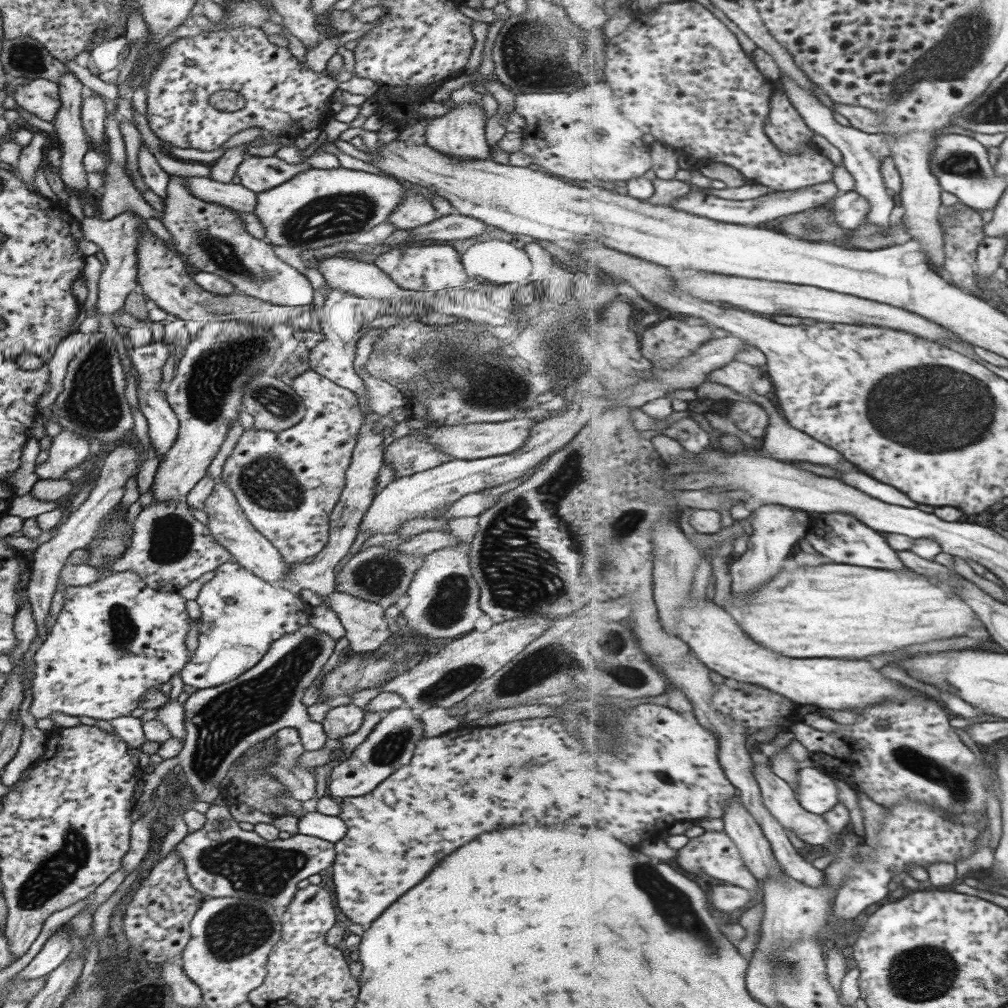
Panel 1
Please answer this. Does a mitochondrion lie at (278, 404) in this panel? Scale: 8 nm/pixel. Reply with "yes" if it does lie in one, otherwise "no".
yes

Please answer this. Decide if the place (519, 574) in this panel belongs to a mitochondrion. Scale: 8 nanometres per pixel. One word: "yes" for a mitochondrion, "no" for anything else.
yes

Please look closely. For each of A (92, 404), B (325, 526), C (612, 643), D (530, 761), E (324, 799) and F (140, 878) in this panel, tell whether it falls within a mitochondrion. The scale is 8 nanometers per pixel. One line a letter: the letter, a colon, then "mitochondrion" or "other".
A: mitochondrion
B: other
C: mitochondrion
D: mitochondrion
E: other
F: other

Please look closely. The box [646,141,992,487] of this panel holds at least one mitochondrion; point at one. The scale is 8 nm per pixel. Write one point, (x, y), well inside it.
(965, 164)

